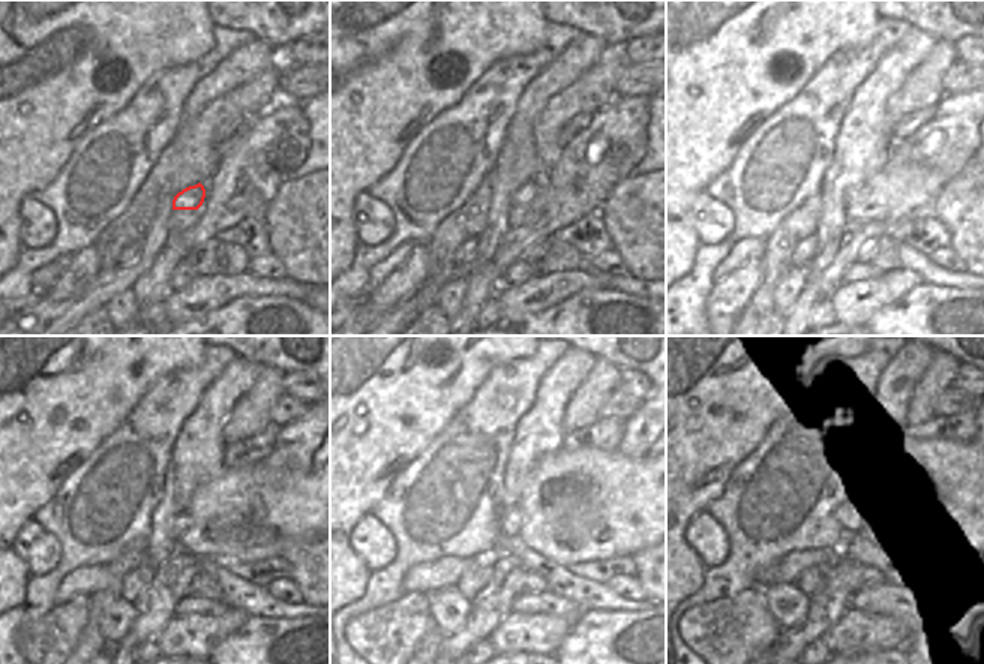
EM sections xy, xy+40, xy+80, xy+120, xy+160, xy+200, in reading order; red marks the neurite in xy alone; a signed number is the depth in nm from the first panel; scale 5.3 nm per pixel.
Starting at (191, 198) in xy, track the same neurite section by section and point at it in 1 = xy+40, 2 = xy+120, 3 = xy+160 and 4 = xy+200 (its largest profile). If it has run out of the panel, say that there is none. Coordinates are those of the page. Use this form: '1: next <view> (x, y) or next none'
1: next xy+40 (528, 191)
2: next xy+120 (182, 522)
3: next xy+160 (512, 519)
4: next xy+200 (848, 516)

